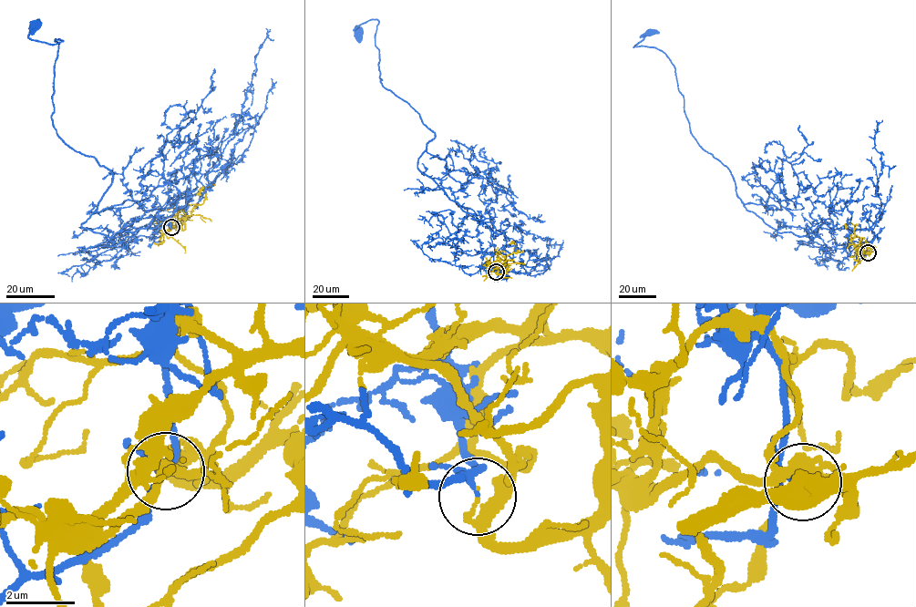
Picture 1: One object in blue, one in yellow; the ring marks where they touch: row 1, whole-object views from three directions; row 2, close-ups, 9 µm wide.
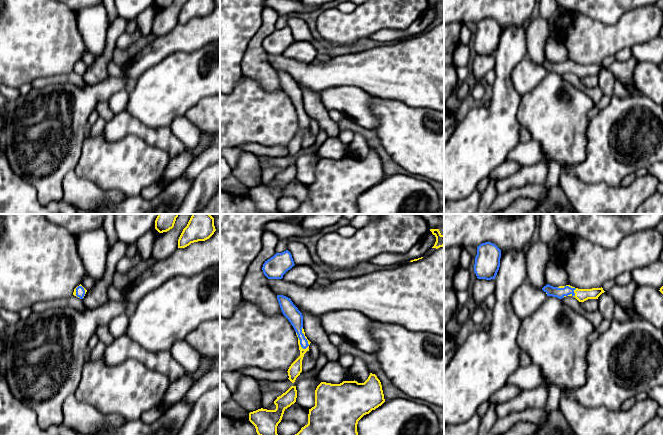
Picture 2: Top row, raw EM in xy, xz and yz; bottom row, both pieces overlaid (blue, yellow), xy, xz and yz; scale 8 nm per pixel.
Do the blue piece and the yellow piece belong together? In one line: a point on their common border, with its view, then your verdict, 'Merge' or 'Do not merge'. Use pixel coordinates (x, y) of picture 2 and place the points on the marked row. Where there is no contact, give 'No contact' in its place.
Touches blue at yz (568, 286). Do not merge

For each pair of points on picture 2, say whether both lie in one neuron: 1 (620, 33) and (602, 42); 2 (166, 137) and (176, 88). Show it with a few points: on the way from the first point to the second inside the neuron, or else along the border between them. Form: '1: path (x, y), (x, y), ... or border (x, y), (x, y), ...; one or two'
1: path (616, 37), (606, 40); one
2: border (145, 125), (149, 127), (169, 127); two

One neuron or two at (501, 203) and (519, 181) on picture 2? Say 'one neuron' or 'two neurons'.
two neurons

